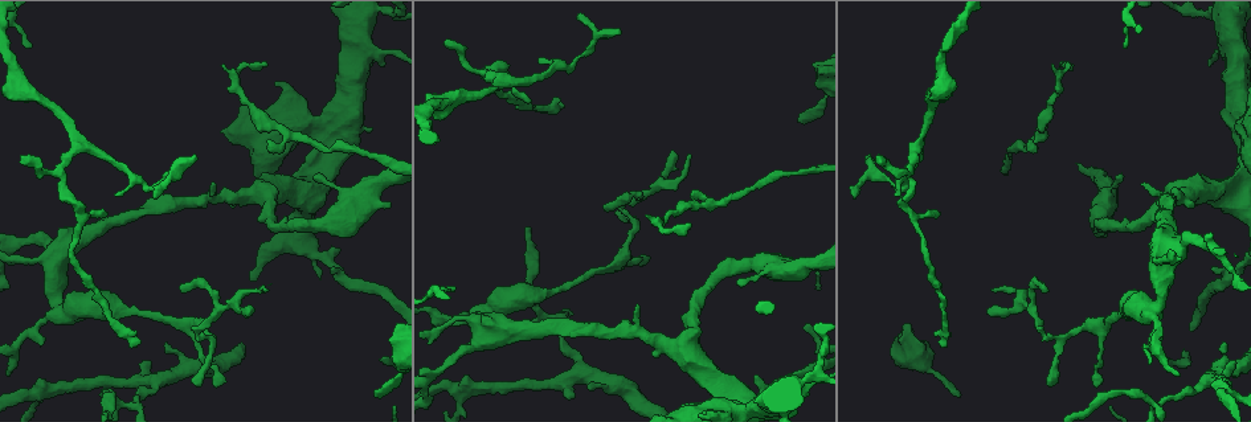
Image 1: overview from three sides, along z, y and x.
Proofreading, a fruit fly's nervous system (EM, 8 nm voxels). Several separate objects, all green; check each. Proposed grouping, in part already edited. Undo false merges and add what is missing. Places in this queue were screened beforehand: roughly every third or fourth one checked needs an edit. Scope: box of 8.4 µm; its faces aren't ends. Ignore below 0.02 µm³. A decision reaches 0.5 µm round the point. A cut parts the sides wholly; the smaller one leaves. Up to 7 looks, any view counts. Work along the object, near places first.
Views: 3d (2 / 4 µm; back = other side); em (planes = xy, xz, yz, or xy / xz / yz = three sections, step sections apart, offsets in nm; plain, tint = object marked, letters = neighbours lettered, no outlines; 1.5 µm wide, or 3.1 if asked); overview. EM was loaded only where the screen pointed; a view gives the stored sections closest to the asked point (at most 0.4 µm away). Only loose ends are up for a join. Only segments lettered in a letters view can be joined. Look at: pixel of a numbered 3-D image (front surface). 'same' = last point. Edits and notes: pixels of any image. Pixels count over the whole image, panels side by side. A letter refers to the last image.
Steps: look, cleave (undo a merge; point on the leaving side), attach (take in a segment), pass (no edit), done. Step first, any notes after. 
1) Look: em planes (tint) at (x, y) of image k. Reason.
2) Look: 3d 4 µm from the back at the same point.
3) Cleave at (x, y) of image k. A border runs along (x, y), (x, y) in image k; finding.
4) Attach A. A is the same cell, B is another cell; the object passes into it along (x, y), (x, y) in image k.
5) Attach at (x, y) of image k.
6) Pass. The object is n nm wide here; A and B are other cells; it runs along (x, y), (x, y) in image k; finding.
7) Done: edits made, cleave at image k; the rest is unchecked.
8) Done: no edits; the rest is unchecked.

Look: em planes (letters) at (637, 308) of image 1. Free end.

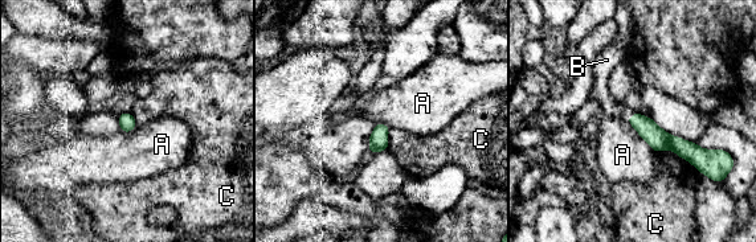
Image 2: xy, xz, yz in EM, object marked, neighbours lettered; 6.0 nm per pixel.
Attach B. B is the same cell, A and C are other cells; the object passes into it along (648, 128), (629, 118), (599, 91) in image 2; it goes on there.

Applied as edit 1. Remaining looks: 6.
Look: overview. Redraw.

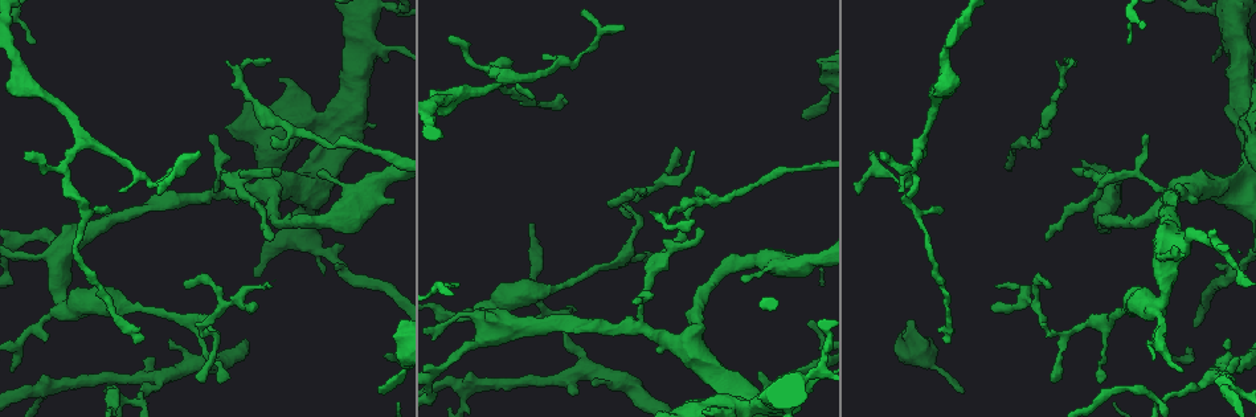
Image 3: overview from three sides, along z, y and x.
Look: em planes (plain) at (28, 154) of image 3. Free end.

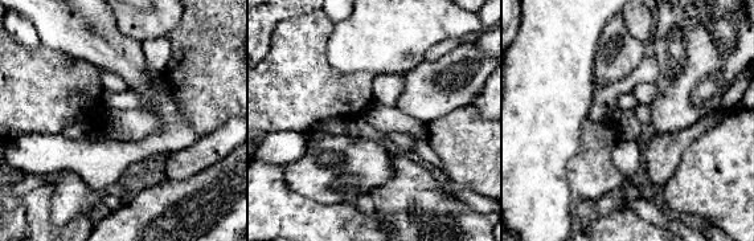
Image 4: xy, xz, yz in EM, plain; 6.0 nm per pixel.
Look: em planes (tint) at the same point. With the object marked.

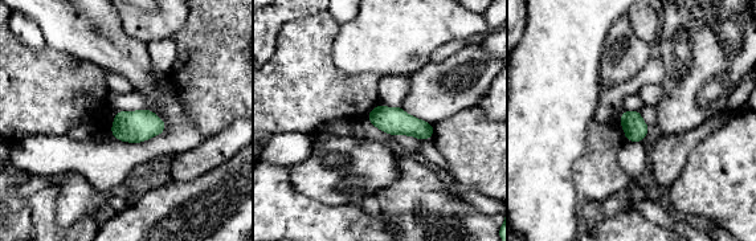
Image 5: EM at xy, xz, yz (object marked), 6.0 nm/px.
Look: em planes (letters) at the same point.

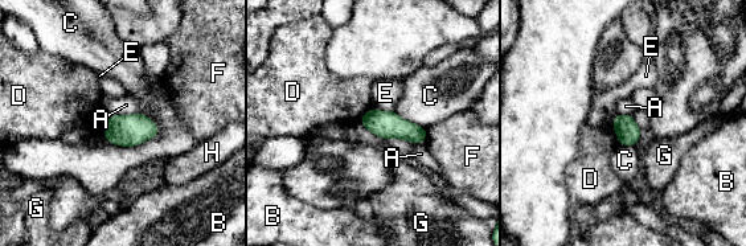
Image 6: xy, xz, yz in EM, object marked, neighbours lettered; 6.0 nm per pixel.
Pass. The longest contact is with C, 340 nm; A, B, C, D, E, F, G and H are other cells; a border runs along (142, 113), (110, 115) in image 6; none of them fits.

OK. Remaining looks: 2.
Look: 3d 4 µm at (804, 118) of image 3. Tapers out.

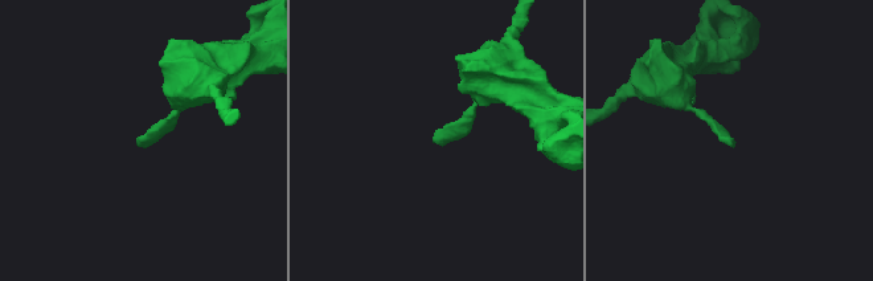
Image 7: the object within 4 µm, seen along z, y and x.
Look: em planes (letters) at (733, 146) of image 7.

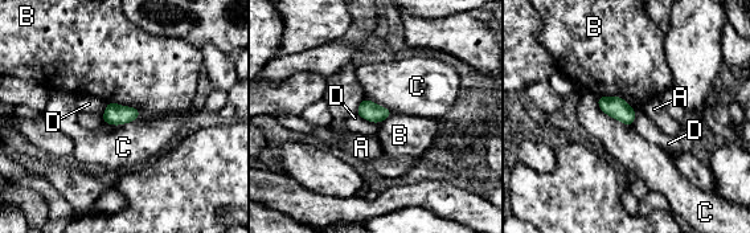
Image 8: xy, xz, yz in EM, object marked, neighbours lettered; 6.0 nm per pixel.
Pass. The object is 120 nm wide here; A, B, C and D are other cells; a border runs along (597, 97), (605, 113), (631, 126) in image 8; no lettered segment goes on from it.

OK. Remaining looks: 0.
Done: edits made, attach at image 2; the rest is unchecked.

